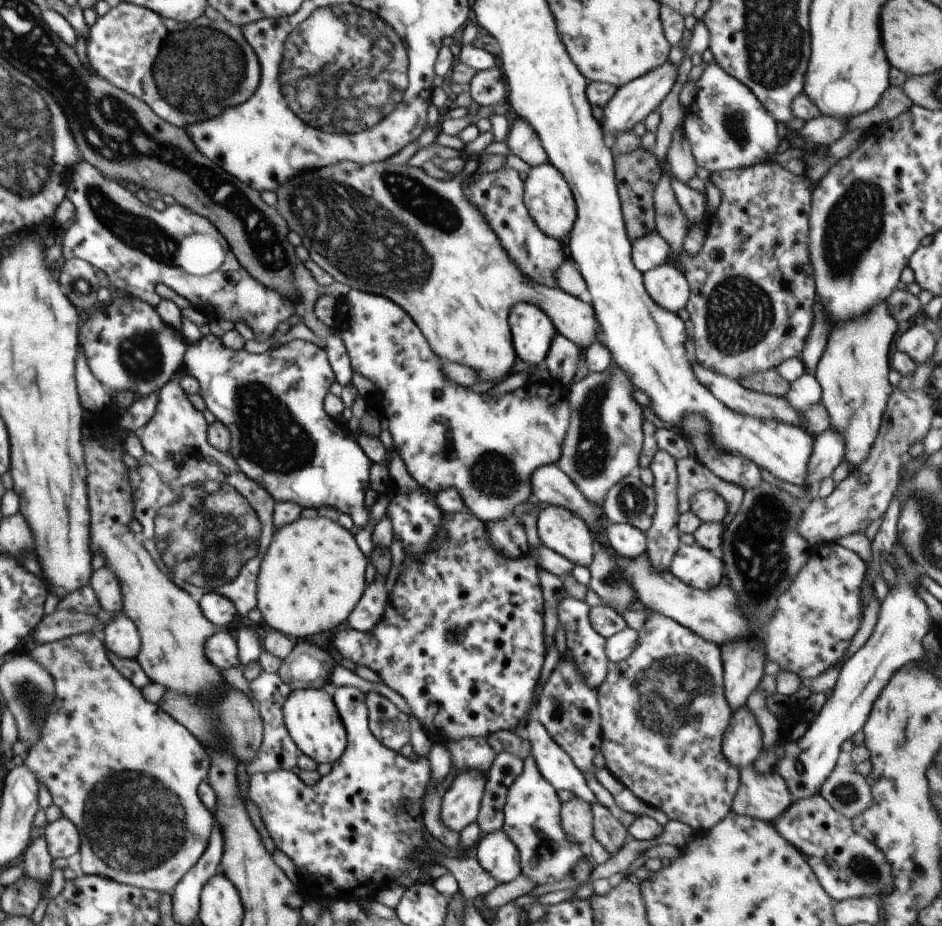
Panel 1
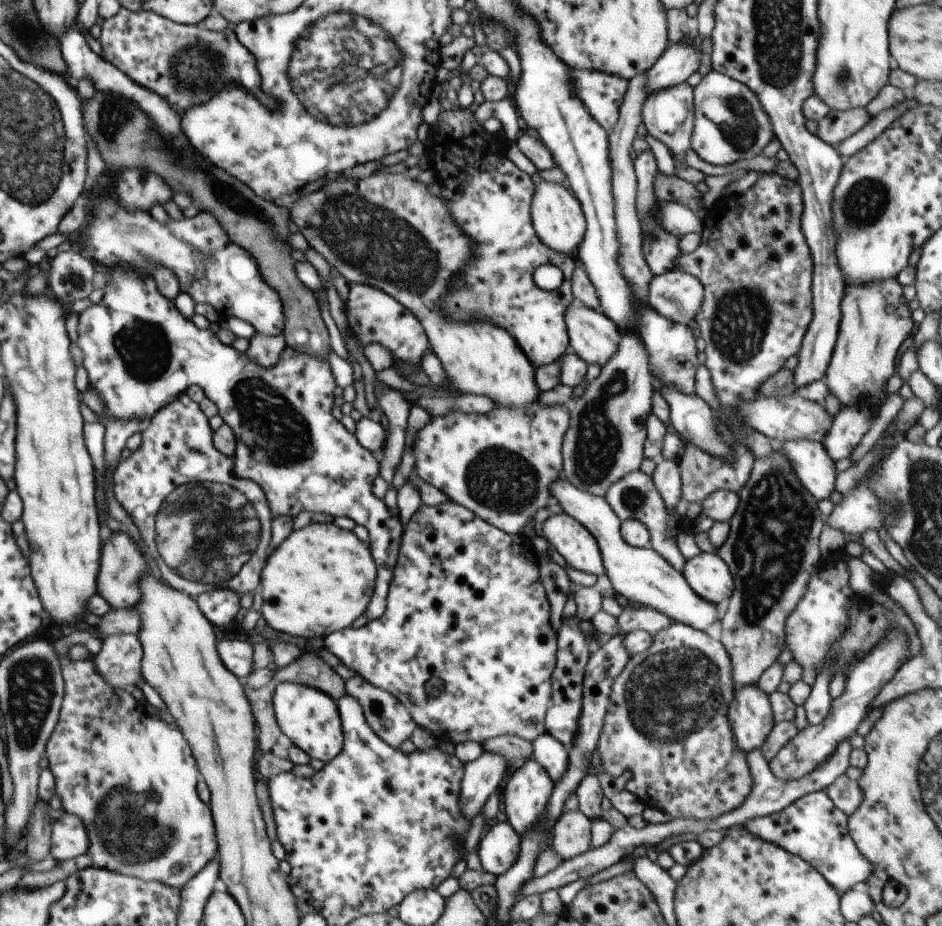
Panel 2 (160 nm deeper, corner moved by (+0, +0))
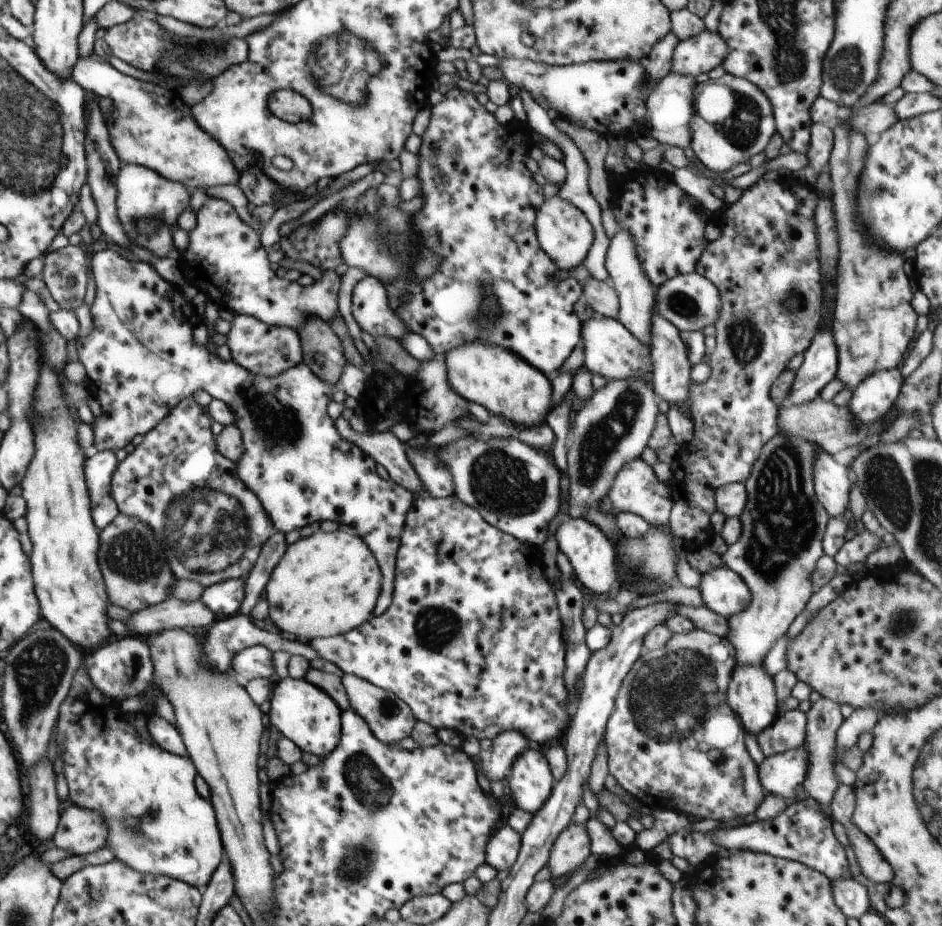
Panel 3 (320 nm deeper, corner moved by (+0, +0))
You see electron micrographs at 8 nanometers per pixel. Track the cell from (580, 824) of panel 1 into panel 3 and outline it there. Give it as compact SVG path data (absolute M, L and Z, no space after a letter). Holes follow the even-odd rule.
M571 822L554 841L547 867L552 878L560 879L576 871L591 854L591 842L585 826Z

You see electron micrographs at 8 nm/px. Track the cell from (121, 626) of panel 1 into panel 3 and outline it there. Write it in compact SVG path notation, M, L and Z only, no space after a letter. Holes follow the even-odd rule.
M140 636L116 637L95 651L86 652L84 666L94 686L105 696L117 702L141 695L153 680L153 658L149 642Z

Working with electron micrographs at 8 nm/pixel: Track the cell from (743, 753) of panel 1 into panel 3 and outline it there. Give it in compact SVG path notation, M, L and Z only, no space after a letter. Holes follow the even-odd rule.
M763 664L738 665L733 668L731 679L725 696L729 707L740 717L746 731L757 734L768 728L777 715L777 692L773 676Z

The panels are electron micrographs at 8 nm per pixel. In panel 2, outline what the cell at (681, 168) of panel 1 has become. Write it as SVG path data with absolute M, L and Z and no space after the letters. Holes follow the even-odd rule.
M687 82L672 86L672 88L664 88L660 92L654 92L654 94L647 96L647 100L644 102L641 111L644 126L653 139L657 139L659 143L663 143L668 147L674 162L680 160L680 162L686 164L686 152L691 148L695 120L694 112L693 88Z

